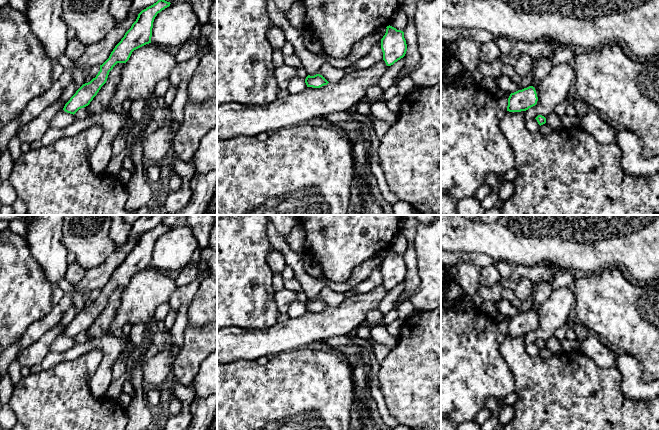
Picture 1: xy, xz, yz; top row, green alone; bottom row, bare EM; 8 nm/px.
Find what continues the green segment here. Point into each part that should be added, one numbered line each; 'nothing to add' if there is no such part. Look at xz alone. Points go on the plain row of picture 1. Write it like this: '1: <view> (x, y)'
nothing to add

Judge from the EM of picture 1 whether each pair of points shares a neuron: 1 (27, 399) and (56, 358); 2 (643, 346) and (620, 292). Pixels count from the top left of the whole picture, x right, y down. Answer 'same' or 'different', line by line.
1: different
2: same

